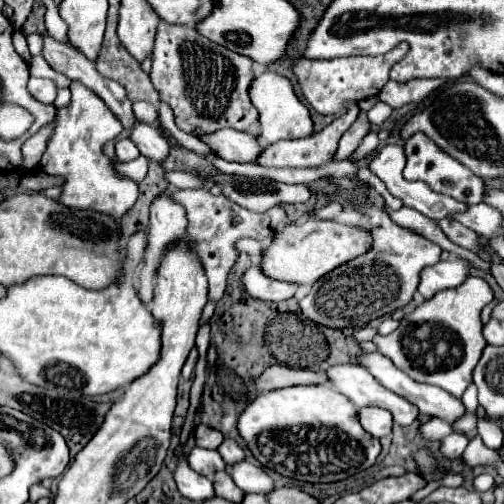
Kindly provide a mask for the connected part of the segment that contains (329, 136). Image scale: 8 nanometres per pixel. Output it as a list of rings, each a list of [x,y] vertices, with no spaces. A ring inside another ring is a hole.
[[[351,105],[345,115],[337,117],[319,133],[267,145],[265,153],[261,153],[261,161],[257,163],[263,167],[321,167],[329,163],[337,151],[341,135],[357,119],[359,111],[359,105]]]

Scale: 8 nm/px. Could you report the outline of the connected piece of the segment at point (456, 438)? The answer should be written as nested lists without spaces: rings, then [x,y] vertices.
[[[454,431],[442,440],[440,452],[445,458],[453,460],[454,457],[459,458],[463,454],[468,443],[466,436]]]

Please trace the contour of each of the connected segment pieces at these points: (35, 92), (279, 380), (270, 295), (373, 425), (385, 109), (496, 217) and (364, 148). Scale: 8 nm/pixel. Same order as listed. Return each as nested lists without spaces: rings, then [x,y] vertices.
[[[31,77],[29,79],[29,93],[41,101],[41,103],[47,103],[51,105],[57,97],[57,85],[51,81],[51,79],[37,79],[37,77]]]
[[[273,365],[265,369],[265,373],[257,379],[257,387],[265,393],[291,385],[325,385],[325,383],[329,383],[325,371],[315,373],[309,369],[291,369],[285,365]]]
[[[259,267],[247,269],[247,273],[243,275],[243,283],[245,283],[247,293],[261,301],[287,301],[297,291],[295,283],[271,279]]]
[[[365,407],[359,409],[359,421],[363,425],[363,429],[373,435],[375,439],[387,437],[391,433],[393,427],[393,417],[389,411],[379,409],[379,407]]]
[[[377,103],[367,115],[369,115],[369,121],[371,121],[373,125],[381,125],[383,121],[389,119],[389,115],[391,115],[391,107],[385,105],[385,103]]]
[[[477,203],[477,205],[467,205],[465,211],[461,211],[459,215],[455,213],[453,215],[455,221],[459,221],[461,225],[473,229],[477,235],[489,239],[493,237],[495,233],[501,235],[503,229],[501,229],[501,215],[491,209],[489,205],[485,203]]]
[[[370,132],[362,139],[361,145],[359,145],[359,149],[357,149],[357,153],[355,153],[355,155],[351,155],[349,159],[351,159],[351,161],[357,161],[359,157],[370,155],[371,152],[378,148],[378,145],[378,133]]]

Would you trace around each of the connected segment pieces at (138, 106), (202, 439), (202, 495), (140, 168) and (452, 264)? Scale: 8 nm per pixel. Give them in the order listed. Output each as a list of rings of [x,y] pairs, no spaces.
[[[141,101],[141,103],[133,103],[133,113],[135,113],[135,117],[139,119],[139,121],[145,121],[145,123],[153,123],[153,121],[157,121],[157,109],[153,107],[153,105],[149,105],[149,103],[145,103],[145,101]]]
[[[199,425],[197,433],[195,433],[195,441],[199,447],[203,449],[217,449],[223,443],[223,433],[217,429],[211,429],[207,425]]]
[[[177,447],[177,459],[175,459],[175,463],[177,463],[175,481],[177,481],[177,487],[179,487],[179,491],[181,491],[183,497],[187,497],[191,501],[199,501],[199,503],[205,503],[205,501],[213,499],[215,491],[213,491],[211,479],[201,477],[193,469],[189,469],[187,459],[179,455],[179,447]]]
[[[139,155],[137,159],[129,161],[129,163],[121,163],[121,161],[113,161],[113,171],[117,173],[117,177],[127,177],[133,181],[143,181],[143,177],[147,175],[147,159],[143,155]]]
[[[449,259],[449,261],[439,261],[437,265],[425,269],[421,273],[421,285],[419,285],[421,297],[431,299],[437,291],[461,285],[467,279],[469,267],[471,265],[465,259]]]

